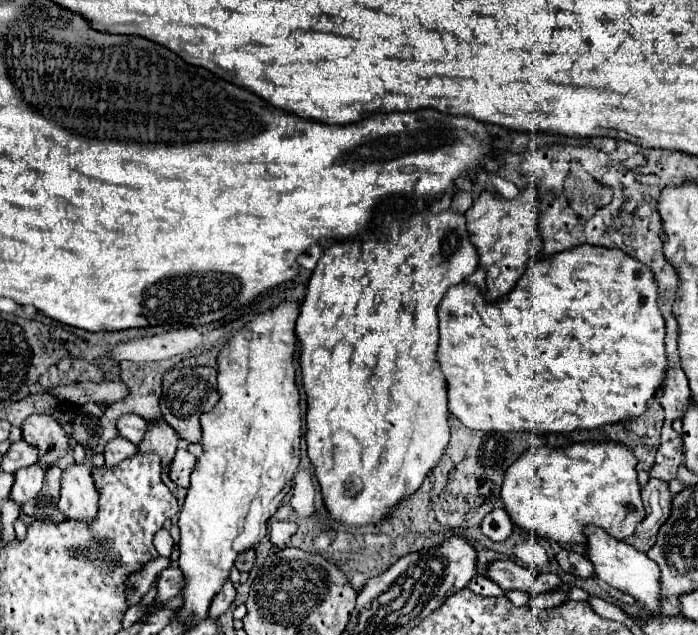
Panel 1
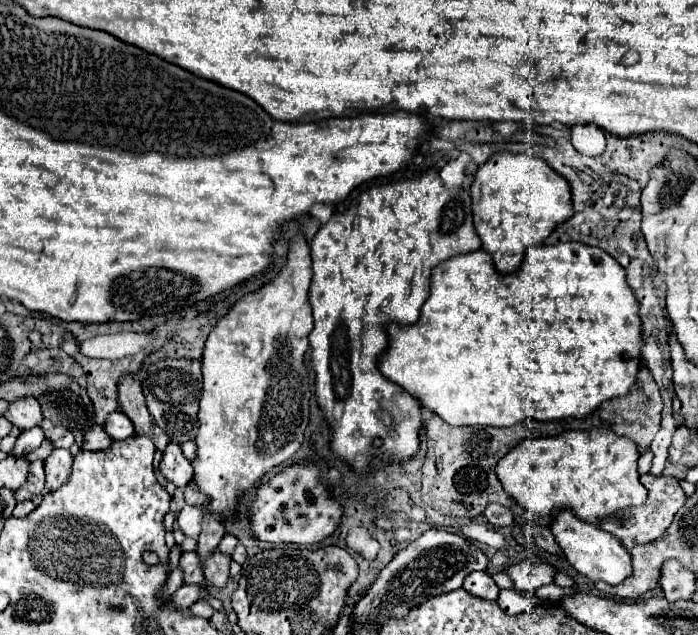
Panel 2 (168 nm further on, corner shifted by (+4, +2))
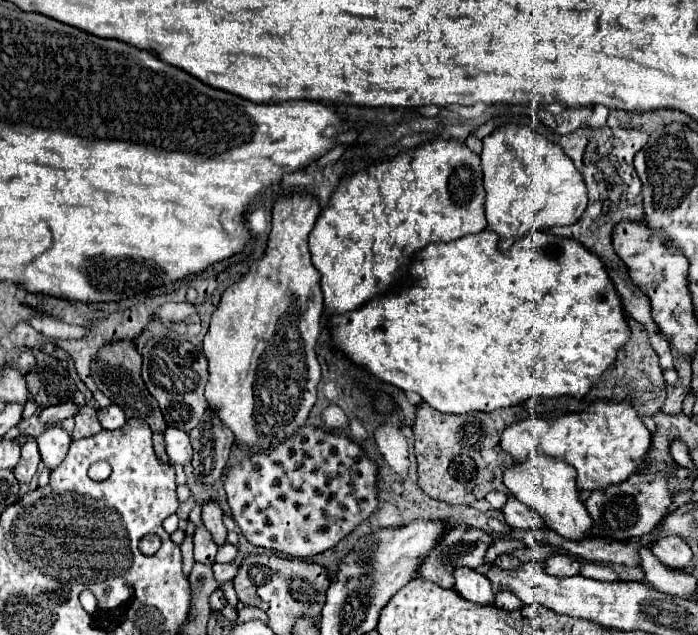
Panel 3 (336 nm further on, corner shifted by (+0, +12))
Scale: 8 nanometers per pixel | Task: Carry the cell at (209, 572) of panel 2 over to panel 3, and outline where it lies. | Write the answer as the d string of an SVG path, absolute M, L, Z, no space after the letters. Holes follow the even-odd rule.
M206 502L202 506L202 522L212 532L212 538L218 546L222 546L226 542L226 534L228 534L228 530L222 524L222 516L224 516L222 508L216 502Z

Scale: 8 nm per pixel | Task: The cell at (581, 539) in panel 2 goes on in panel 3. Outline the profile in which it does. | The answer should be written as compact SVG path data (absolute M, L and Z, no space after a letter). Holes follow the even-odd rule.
M532 452L526 462L516 462L506 468L502 480L510 494L538 512L540 520L548 528L570 540L586 538L586 532L592 526L590 516L584 502L580 500L580 490L574 480L574 468L570 468L564 460L550 460L548 456L542 456L542 452Z

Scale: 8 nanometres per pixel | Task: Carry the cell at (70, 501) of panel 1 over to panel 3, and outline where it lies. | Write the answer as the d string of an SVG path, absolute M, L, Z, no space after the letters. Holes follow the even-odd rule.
M48 426L36 438L36 442L38 442L38 450L40 450L40 458L42 458L44 466L50 468L50 470L54 470L64 460L72 438L60 426Z

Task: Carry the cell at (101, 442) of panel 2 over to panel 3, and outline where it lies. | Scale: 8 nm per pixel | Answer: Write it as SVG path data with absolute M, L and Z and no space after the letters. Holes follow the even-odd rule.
M90 406L80 408L80 412L74 416L74 420L76 420L76 426L74 426L74 432L72 432L74 440L94 436L102 430L98 416L96 416L96 408L90 408Z

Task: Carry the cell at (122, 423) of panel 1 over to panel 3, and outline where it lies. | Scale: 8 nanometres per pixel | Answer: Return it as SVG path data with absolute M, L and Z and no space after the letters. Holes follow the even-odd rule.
M110 404L110 406L98 410L98 420L100 420L100 424L102 424L104 430L118 430L118 428L124 426L126 416L124 416L122 408Z

